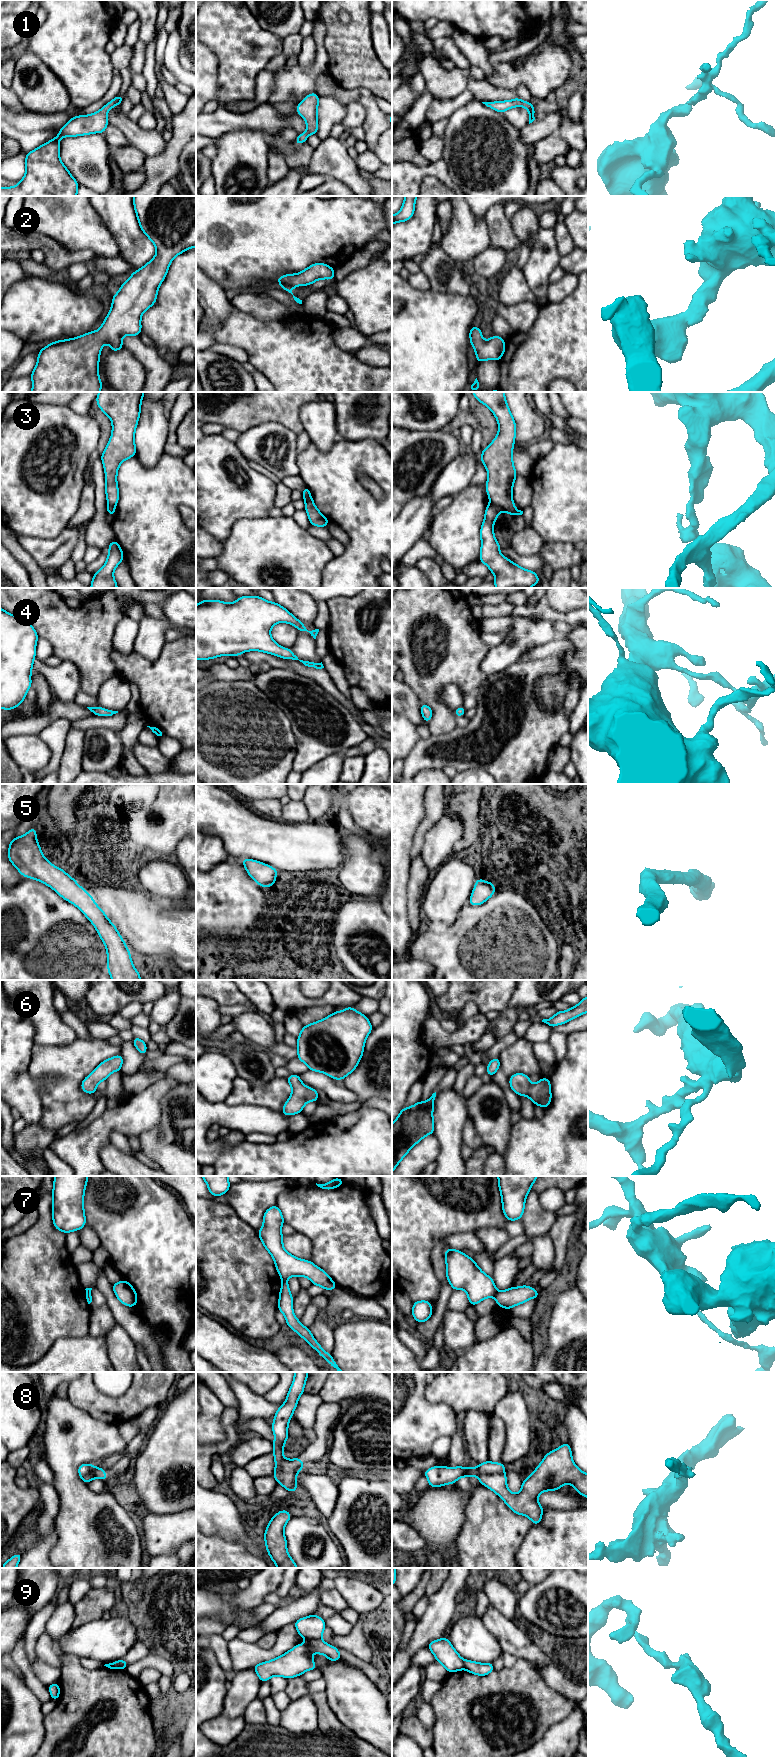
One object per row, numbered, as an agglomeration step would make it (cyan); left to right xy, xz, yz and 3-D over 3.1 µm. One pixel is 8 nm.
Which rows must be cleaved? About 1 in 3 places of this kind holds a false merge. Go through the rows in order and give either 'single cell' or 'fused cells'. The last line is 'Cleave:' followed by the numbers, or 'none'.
1: single cell
2: single cell
3: fused cells
4: single cell
5: single cell
6: single cell
7: fused cells
8: fused cells
9: fused cells
Cleave: 3, 7, 8, 9

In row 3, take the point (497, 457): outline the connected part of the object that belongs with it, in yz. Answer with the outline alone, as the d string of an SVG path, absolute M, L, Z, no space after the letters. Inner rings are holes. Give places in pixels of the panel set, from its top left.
M472 392L474 397L487 406L498 422L498 434L482 450L480 460L488 472L486 492L490 503L500 511L513 517L522 515L517 510L513 498L513 485L517 476L513 464L513 446L516 436L516 423L508 407L504 392Z

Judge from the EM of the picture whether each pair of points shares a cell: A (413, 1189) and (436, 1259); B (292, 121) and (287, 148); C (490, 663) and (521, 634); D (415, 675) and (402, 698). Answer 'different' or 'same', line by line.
A: different
B: different
C: same
D: different

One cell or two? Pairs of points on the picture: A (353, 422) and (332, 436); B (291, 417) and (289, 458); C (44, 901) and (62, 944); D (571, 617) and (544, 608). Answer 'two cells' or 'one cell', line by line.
A: two cells
B: two cells
C: one cell
D: one cell

